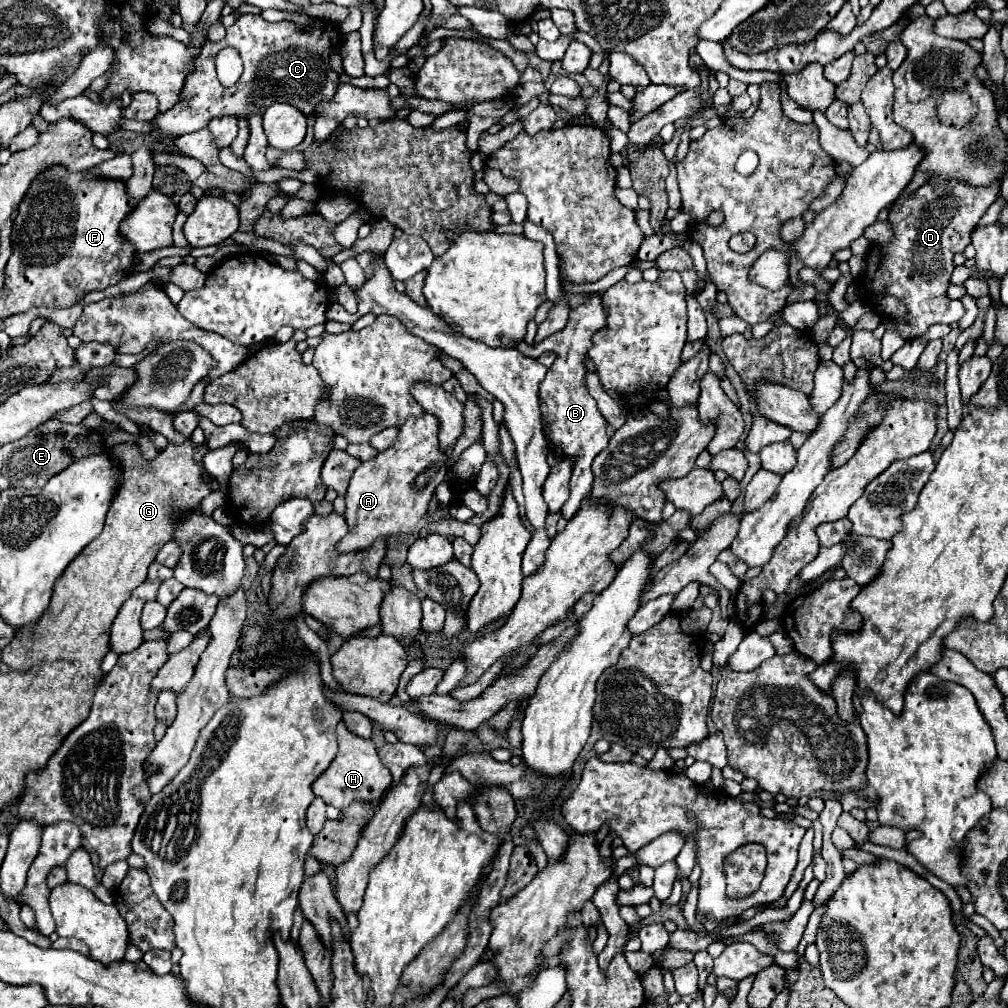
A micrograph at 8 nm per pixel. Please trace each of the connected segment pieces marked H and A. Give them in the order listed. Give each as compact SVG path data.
M341 721L337 725L337 743L339 743L339 751L333 763L315 779L313 793L337 809L345 809L353 801L377 801L381 793L389 789L391 773L377 757L377 749L373 741L353 735Z
M433 415L411 417L399 429L399 437L387 451L357 467L345 495L347 509L343 517L349 533L335 545L337 553L365 551L377 539L405 539L415 531L427 513L435 487L447 477L447 455L439 451L437 431L439 425Z

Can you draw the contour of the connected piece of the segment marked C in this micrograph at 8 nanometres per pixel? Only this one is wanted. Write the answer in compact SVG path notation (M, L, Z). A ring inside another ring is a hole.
M241 15L237 17L237 21L227 27L227 35L225 39L221 39L219 43L211 43L207 41L207 55L203 55L203 75L199 75L197 71L193 75L189 75L185 79L185 87L183 87L183 93L181 93L181 99L177 105L173 105L169 111L165 113L159 113L153 121L151 121L151 127L155 131L159 131L159 135L163 139L177 139L185 133L193 133L193 131L199 131L203 129L211 119L215 117L225 117L225 115L249 115L253 111L255 105L259 105L261 109L273 105L275 101L279 103L289 103L293 107L297 107L301 113L309 115L313 113L315 105L323 99L329 99L333 97L335 89L337 89L337 83L339 83L339 75L331 69L329 65L329 47L337 47L339 45L339 33L337 33L337 27L335 25L329 25L329 39L327 39L327 27L315 27L315 25L307 25L307 27L299 27L291 21L279 21L279 23L269 23L265 21L261 15ZM223 47L235 47L243 59L243 75L241 79L233 85L233 87L223 87L215 75L215 55L219 49Z

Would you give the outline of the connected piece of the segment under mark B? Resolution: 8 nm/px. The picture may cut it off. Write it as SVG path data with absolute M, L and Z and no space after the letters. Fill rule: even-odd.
M593 295L589 301L585 301L583 305L579 305L577 309L573 309L569 313L569 321L567 321L565 329L547 337L543 343L530 346L523 340L515 347L523 355L531 358L538 358L547 351L557 353L557 361L549 367L545 379L541 381L539 401L541 401L543 421L547 423L547 427L545 427L547 441L553 447L561 449L563 457L573 459L573 475L569 481L571 497L561 509L561 515L565 519L571 519L579 511L583 499L589 495L591 481L593 481L591 461L609 443L609 431L607 431L609 425L607 425L605 417L601 415L601 411L597 409L597 403L585 389L585 371L587 369L583 365L583 357L587 355L587 349L591 347L591 335L603 327L605 327L605 311L601 307L601 297Z

